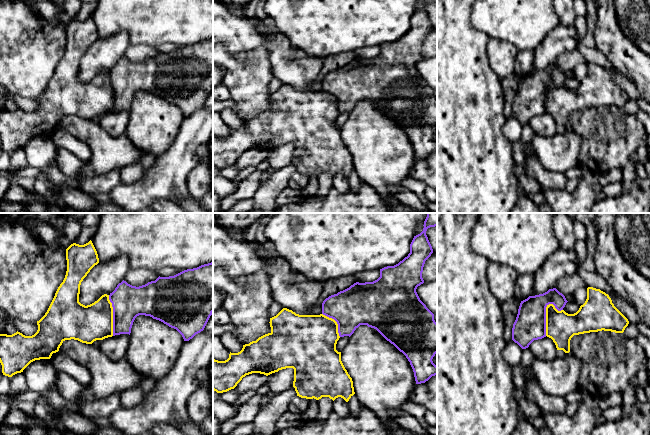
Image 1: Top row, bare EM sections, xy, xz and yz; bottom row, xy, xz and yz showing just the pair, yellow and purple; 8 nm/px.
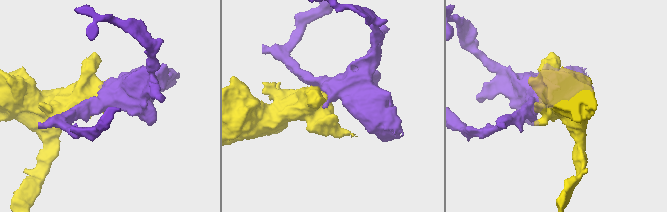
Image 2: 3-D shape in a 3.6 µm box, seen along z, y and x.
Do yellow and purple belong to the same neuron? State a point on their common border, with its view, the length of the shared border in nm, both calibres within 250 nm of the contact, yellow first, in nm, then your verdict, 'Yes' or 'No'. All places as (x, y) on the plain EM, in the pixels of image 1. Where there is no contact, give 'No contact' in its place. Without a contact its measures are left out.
Touches yellow at yz (546, 94). Shared border 280 nm. Thickness 240 nm (yellow) against 260 nm. No

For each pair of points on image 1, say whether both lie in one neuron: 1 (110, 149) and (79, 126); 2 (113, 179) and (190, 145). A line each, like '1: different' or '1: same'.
1: same
2: different

